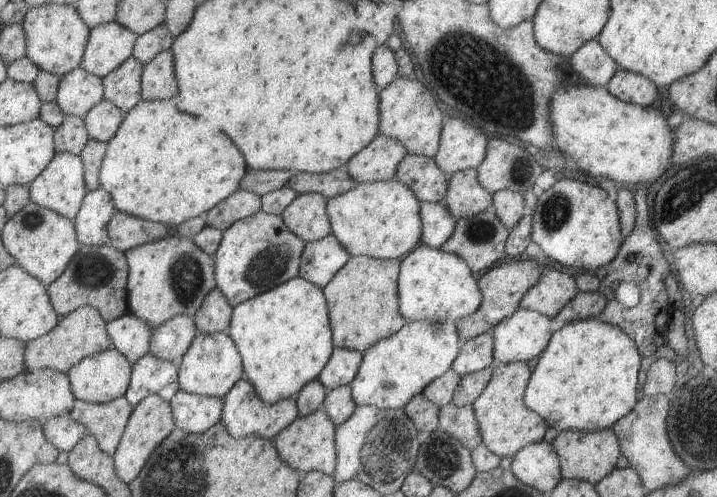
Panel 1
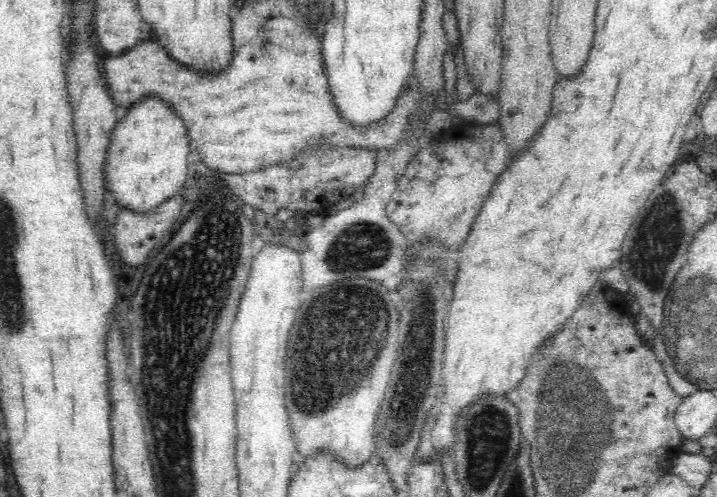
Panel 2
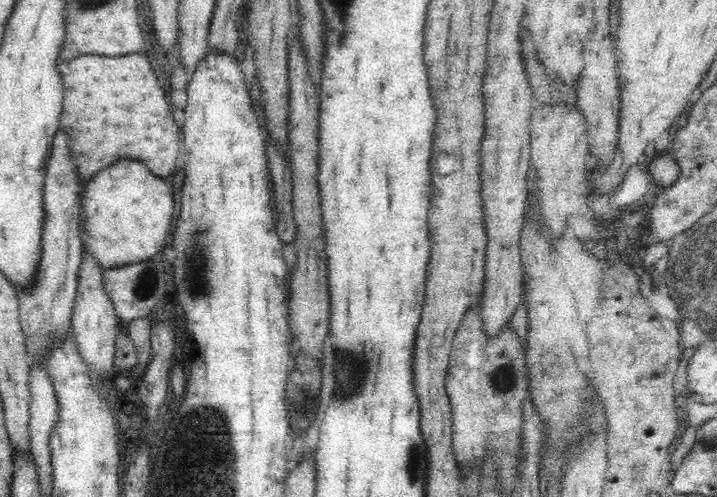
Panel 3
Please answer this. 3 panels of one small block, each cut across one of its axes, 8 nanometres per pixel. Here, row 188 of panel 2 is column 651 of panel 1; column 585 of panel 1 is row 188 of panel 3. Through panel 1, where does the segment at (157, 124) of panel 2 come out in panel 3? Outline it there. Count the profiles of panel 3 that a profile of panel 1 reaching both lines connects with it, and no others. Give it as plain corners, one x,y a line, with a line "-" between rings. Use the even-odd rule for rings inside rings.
120,158
85,184
82,198
82,243
99,259
103,270
144,262
159,256
174,218
172,185
152,173
144,161

